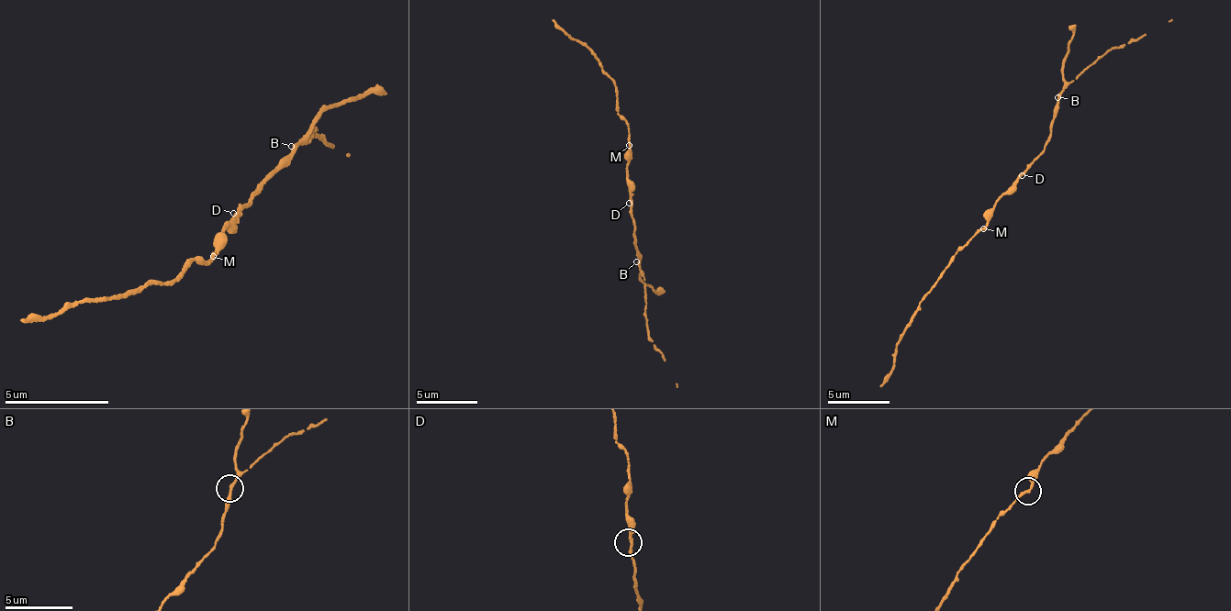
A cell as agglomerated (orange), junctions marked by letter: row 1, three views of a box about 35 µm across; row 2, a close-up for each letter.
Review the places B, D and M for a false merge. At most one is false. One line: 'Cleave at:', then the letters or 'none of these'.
Cleave at: none of these

